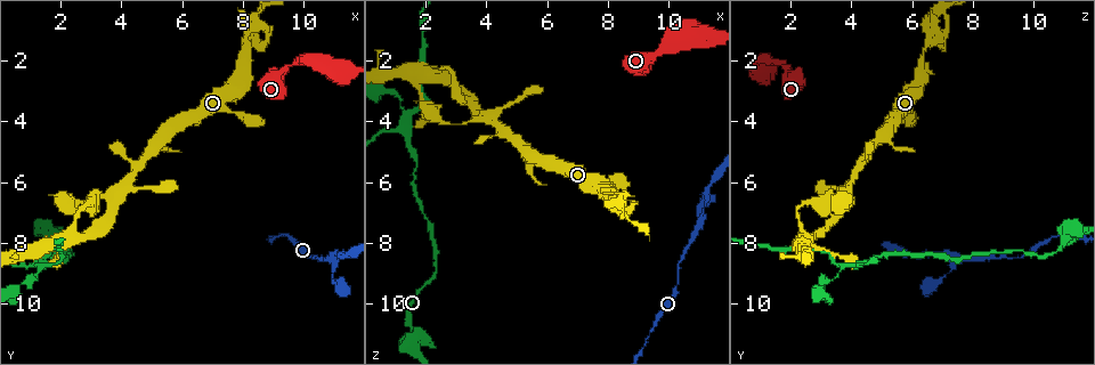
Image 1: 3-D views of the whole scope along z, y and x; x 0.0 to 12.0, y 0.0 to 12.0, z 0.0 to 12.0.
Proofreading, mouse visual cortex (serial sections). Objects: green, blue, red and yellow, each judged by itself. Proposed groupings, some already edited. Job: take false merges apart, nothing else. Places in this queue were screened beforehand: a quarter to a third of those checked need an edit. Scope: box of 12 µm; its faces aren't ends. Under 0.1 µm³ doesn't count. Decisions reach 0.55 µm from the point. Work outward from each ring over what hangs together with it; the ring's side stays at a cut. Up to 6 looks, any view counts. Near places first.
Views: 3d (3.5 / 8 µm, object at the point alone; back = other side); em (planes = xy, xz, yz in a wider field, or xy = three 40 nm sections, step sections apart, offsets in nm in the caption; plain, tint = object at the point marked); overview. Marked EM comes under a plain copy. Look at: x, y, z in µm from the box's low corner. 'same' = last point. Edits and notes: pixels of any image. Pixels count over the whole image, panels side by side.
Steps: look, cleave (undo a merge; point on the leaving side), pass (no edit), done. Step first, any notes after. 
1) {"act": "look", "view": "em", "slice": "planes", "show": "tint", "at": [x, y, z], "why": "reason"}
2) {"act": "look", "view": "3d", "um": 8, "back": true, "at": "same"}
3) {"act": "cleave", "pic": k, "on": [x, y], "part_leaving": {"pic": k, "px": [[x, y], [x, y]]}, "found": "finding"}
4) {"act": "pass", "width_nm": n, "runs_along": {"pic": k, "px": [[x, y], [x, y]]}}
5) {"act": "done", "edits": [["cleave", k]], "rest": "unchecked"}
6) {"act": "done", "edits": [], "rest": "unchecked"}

{"act": "look", "view": "3d", "um": 8, "at": [11.0, 8.5, 7.6]}

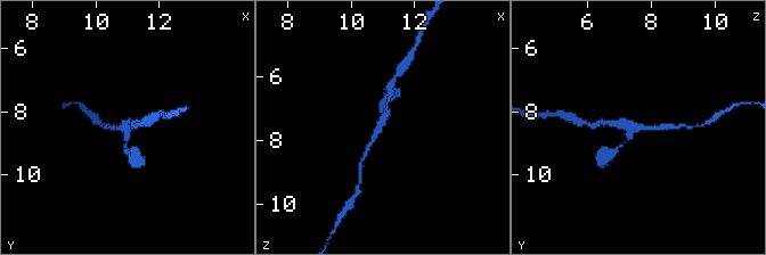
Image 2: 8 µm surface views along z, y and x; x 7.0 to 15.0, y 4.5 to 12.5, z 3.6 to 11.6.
{"act": "look", "view": "em", "slice": "planes", "show": "tint", "at": [11.0, 8.5, 7.5]}

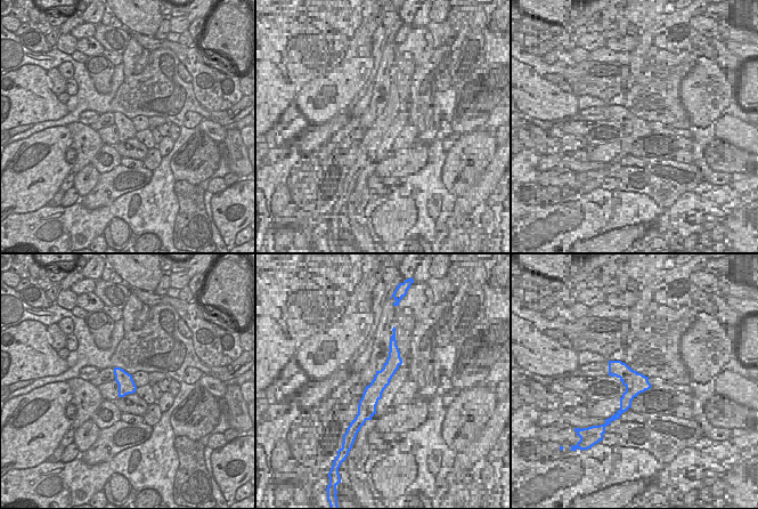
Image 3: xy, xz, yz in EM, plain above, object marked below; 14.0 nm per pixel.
{"act": "pass", "runs_along": {"pic": 2, "px": [[365, 156], [386, 115], [389, 98]]}, "found": "continuous, no second cell"}

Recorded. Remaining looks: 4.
{"act": "look", "view": "3d", "um": 8, "at": [9.6, 2.1, 1.7], "why": "sudden change in width"}

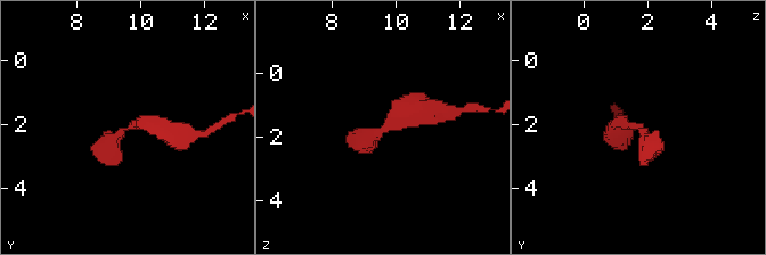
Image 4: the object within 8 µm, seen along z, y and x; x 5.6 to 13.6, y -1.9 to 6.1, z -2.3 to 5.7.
{"act": "look", "view": "3d", "um": 3.5, "at": [9.6, 2.1, 1.8], "why": "closer look"}

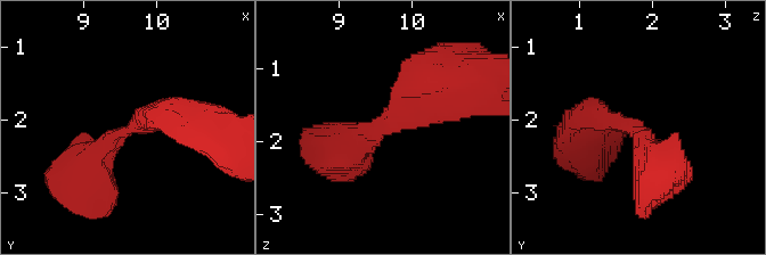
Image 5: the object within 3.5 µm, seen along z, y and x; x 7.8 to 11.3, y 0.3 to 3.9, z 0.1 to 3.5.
{"act": "pass", "runs_along": {"pic": 5, "px": [[76, 175], [115, 133], [185, 116]]}, "found": "one cell here"}

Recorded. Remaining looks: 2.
{"act": "look", "view": "em", "slice": "xy", "step": 1, "show": "tint", "at": [3.9, 6.2, 3.9], "why": "two arms in line, one across"}

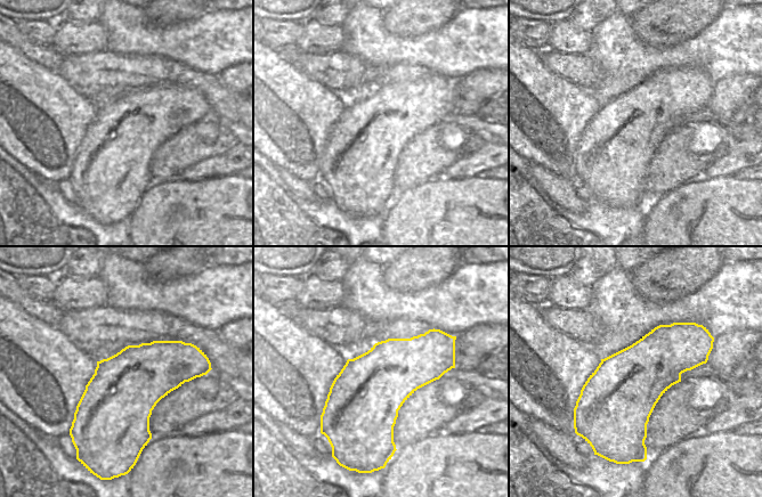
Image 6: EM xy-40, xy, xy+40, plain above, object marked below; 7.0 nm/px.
{"act": "look", "view": "3d", "um": 3.5, "at": "same", "why": "wider look"}

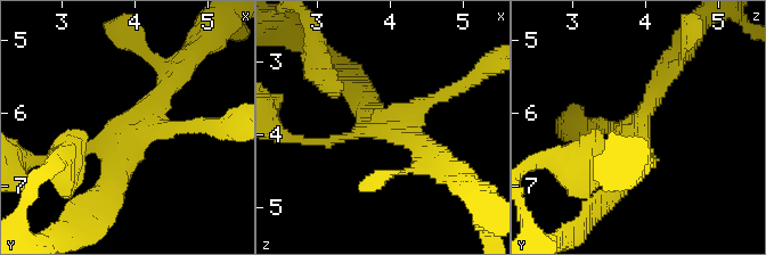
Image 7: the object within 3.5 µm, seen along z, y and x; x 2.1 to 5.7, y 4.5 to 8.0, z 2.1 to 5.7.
{"act": "pass", "runs_along": {"pic": 7, "px": [[177, 75], [128, 129], [107, 195]]}, "found": "continuous, no second cell"}

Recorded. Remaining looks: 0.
{"act": "done", "edits": [], "rest": "unchecked"}

